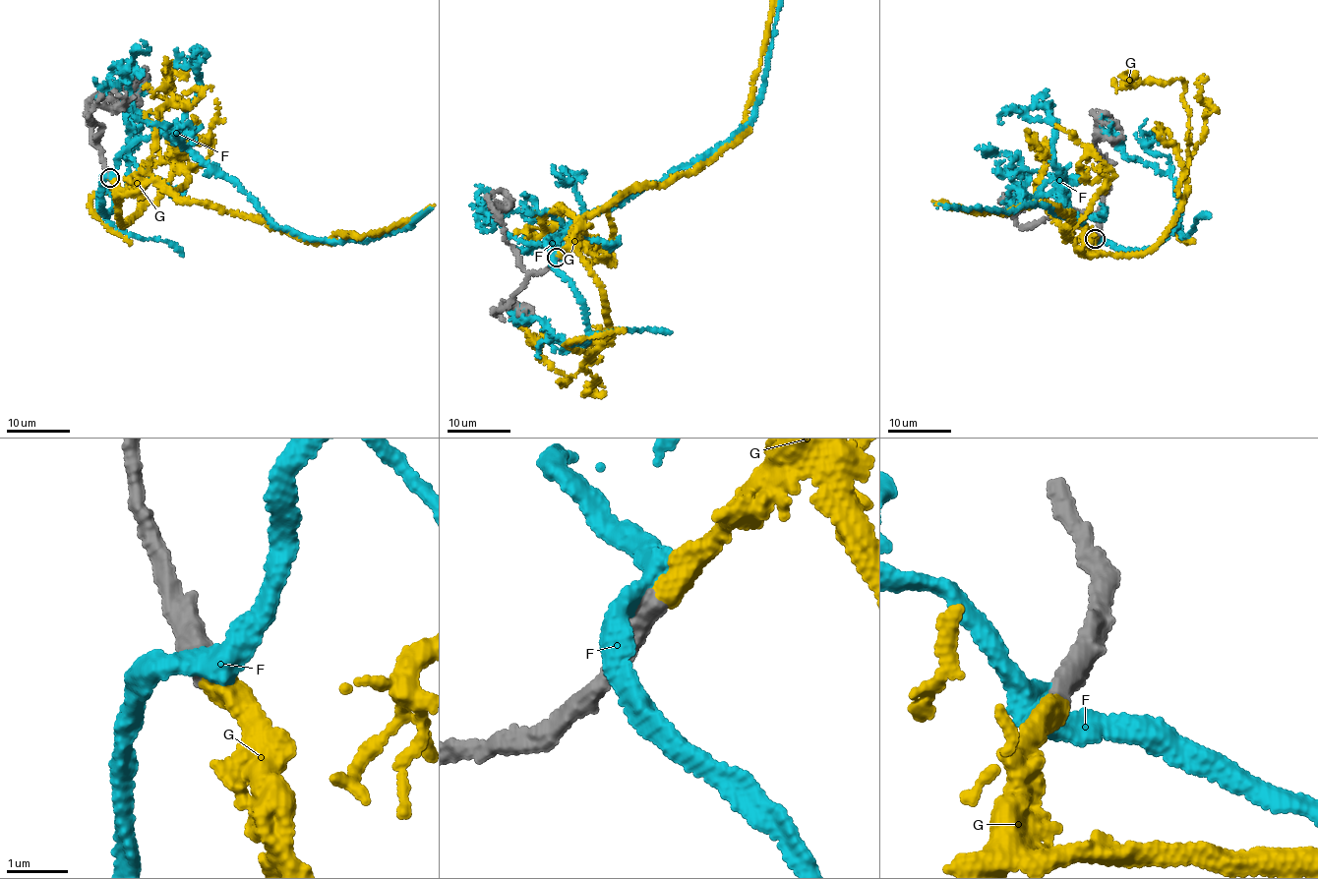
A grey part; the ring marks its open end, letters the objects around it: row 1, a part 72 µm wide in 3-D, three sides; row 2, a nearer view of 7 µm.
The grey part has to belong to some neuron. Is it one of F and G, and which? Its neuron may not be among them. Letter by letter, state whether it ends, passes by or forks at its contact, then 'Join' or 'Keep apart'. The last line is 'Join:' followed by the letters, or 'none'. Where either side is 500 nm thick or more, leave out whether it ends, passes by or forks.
F: It passes by. Keep apart
G: It ends there. Join
Join: G

